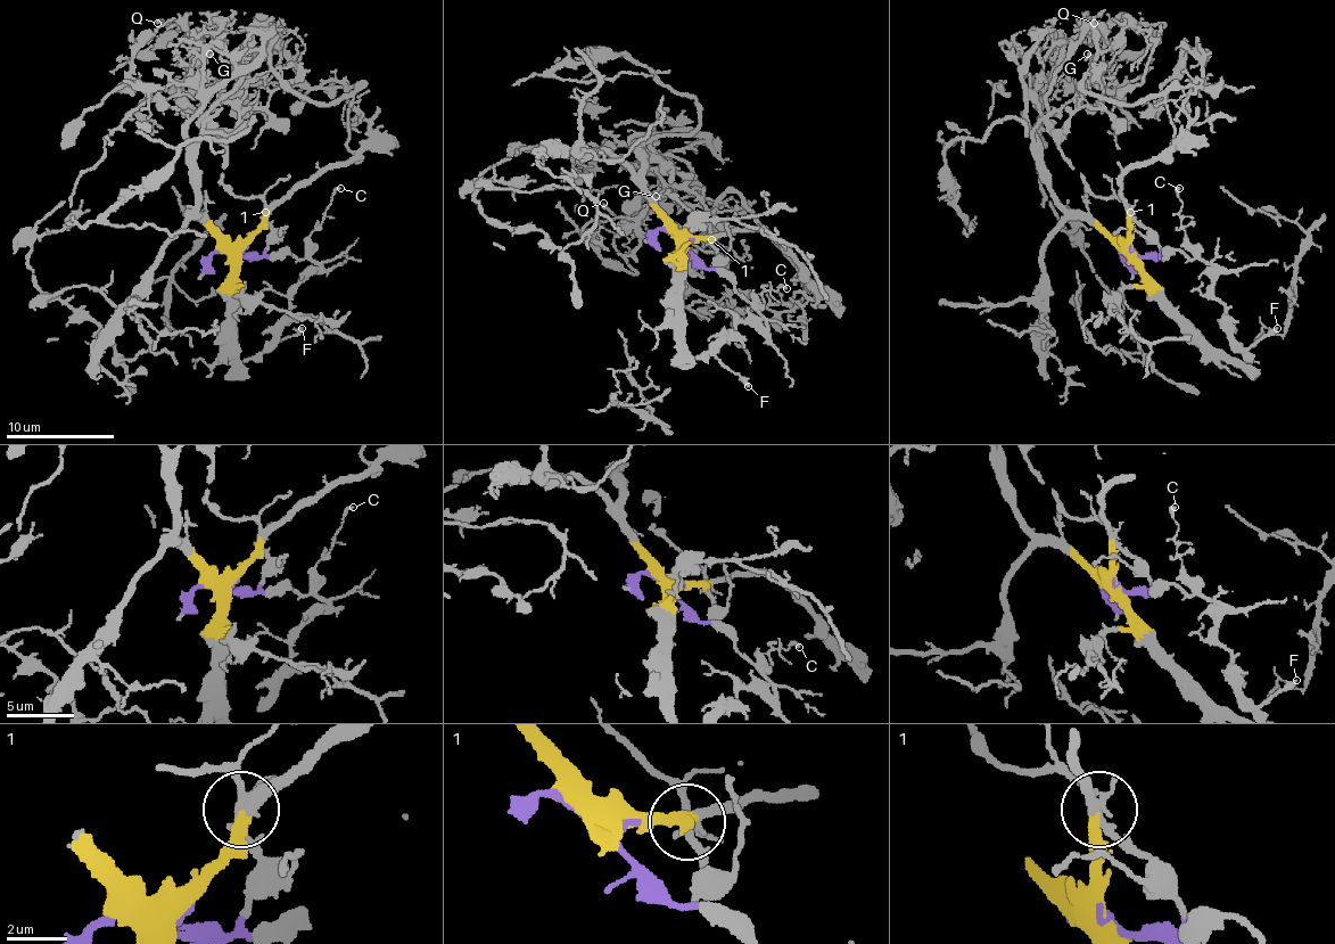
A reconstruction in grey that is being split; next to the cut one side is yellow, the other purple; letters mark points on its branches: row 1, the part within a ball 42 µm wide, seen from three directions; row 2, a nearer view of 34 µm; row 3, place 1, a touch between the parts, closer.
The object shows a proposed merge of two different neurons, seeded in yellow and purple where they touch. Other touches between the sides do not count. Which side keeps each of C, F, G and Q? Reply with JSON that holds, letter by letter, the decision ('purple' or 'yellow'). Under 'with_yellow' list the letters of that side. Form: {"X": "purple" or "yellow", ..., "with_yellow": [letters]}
{"C": "purple", "F": "purple", "G": "purple", "Q": "purple", "with_yellow": []}

